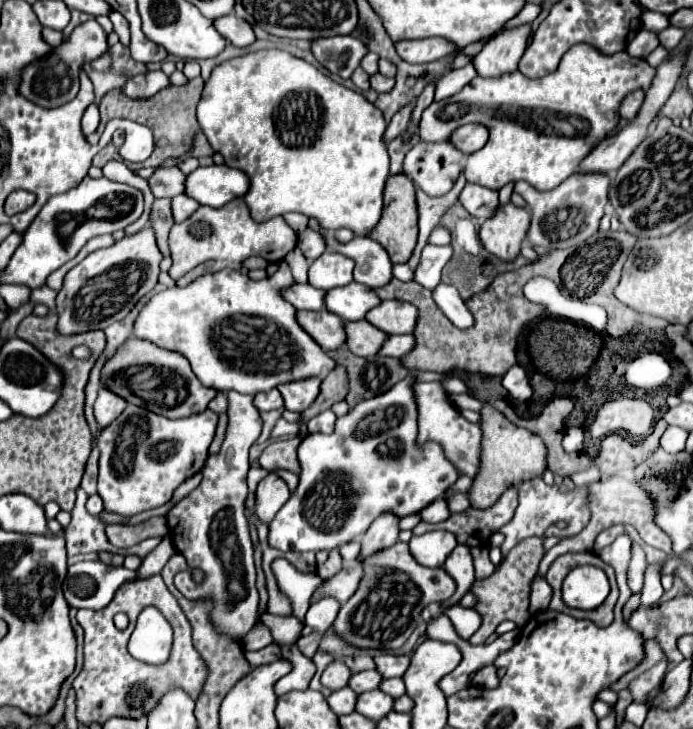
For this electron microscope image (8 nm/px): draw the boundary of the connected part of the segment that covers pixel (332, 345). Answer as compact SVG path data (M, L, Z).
M298 311L298 323L324 349L332 351L344 343L344 321L324 311Z

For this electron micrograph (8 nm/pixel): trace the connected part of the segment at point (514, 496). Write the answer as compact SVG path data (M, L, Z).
M508 487L500 495L498 503L494 503L488 509L468 507L462 513L450 513L446 521L434 523L434 525L420 521L412 529L412 533L420 535L420 533L434 531L434 529L444 529L444 531L454 533L458 543L468 545L468 547L480 547L480 545L486 545L488 539L512 519L516 505L518 505L518 487Z

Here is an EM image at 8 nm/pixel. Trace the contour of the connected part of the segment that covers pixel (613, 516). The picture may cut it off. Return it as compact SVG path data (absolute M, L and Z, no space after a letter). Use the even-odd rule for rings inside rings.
M618 475L614 477L608 477L608 479L600 479L596 483L588 483L586 485L586 491L588 491L588 503L590 503L590 511L592 511L592 519L588 523L588 527L584 527L578 535L574 537L566 537L562 539L556 547L552 547L544 559L540 561L538 575L544 577L548 567L552 565L552 561L562 555L562 553L568 553L568 551L592 551L594 547L594 539L600 531L612 527L612 525L632 525L640 537L644 539L644 543L652 545L652 547L658 547L662 551L670 551L670 543L666 539L660 541L660 529L654 525L652 517L654 517L654 505L650 501L650 497L638 489L636 483L628 483L628 481L622 481ZM662 543L662 545L660 545Z

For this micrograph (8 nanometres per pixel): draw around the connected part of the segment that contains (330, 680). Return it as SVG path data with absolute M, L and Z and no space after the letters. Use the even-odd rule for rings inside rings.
M332 661L332 663L324 669L324 673L322 673L322 677L320 677L320 683L322 683L324 687L336 691L336 689L346 687L346 685L348 685L348 679L350 679L348 667L346 667L342 661Z

